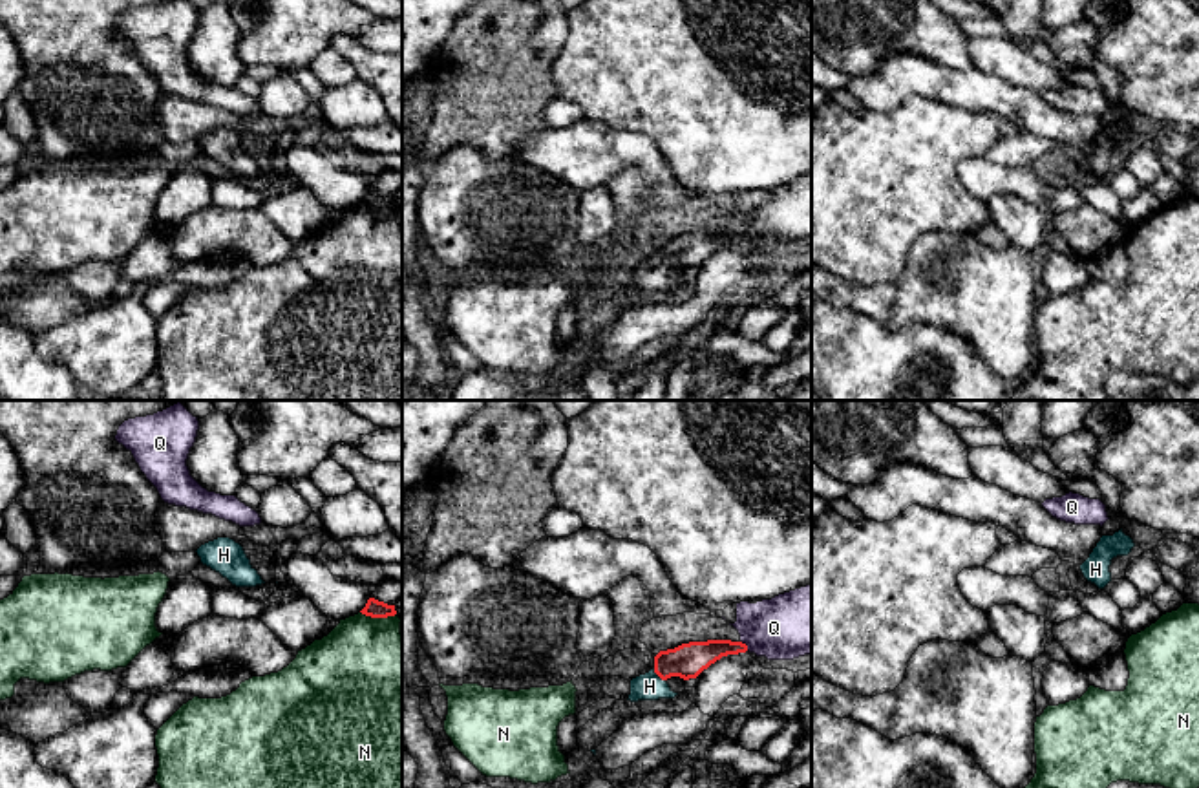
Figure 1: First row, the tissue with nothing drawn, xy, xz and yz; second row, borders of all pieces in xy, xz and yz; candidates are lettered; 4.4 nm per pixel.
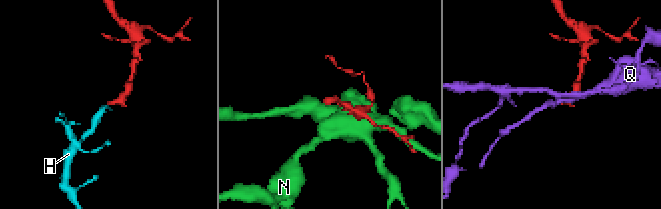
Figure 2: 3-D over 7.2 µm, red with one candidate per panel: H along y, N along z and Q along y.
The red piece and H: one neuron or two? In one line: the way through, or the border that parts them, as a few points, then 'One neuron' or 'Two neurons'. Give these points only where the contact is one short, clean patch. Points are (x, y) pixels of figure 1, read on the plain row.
Path across: xz (688, 251), (671, 253), (658, 266), (649, 276). One neuron

